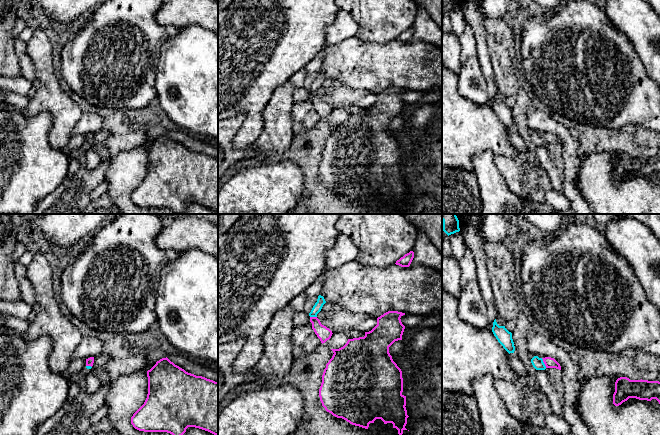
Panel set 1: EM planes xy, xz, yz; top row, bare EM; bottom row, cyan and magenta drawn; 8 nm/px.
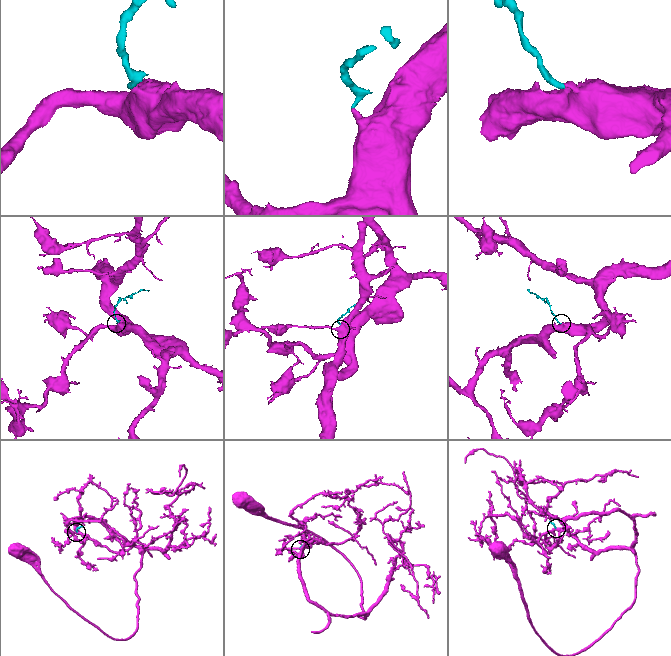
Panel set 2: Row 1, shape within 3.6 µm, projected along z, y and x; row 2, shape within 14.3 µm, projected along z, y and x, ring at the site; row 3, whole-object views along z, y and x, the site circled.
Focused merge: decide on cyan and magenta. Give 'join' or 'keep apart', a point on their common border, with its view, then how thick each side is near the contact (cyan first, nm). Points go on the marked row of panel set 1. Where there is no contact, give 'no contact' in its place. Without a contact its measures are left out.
join; contact yz (543, 363); calibres 90 and 90 nm

